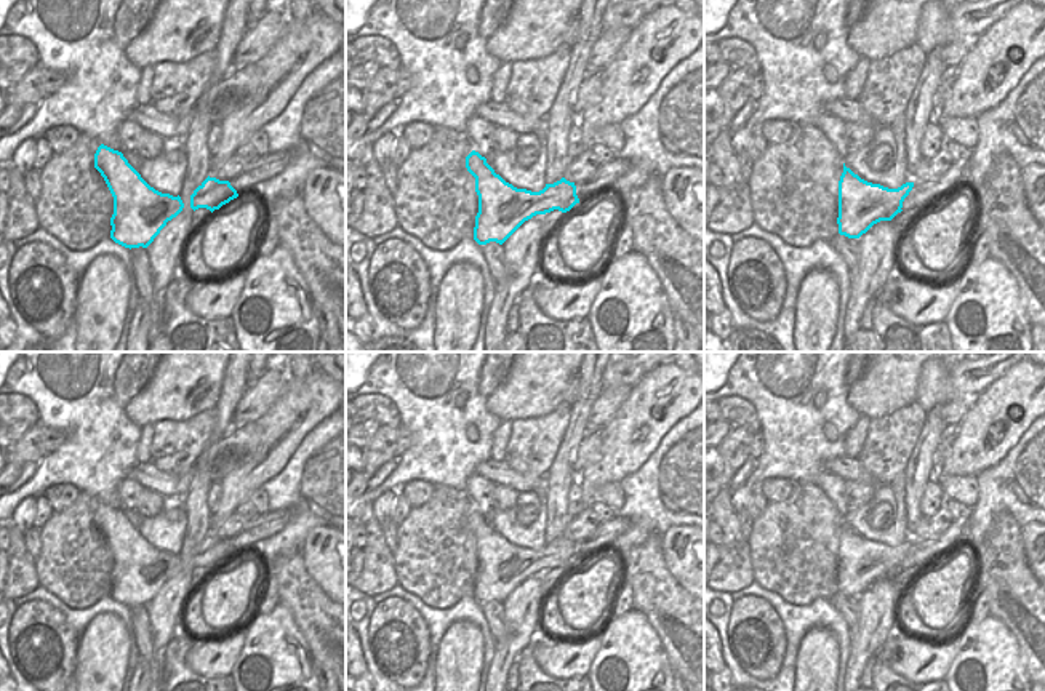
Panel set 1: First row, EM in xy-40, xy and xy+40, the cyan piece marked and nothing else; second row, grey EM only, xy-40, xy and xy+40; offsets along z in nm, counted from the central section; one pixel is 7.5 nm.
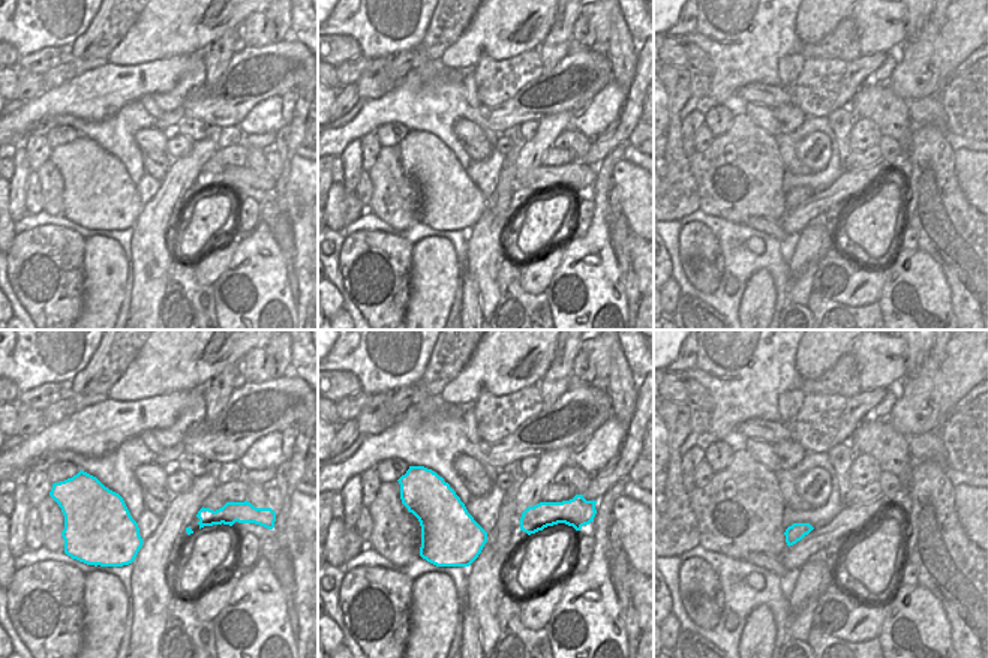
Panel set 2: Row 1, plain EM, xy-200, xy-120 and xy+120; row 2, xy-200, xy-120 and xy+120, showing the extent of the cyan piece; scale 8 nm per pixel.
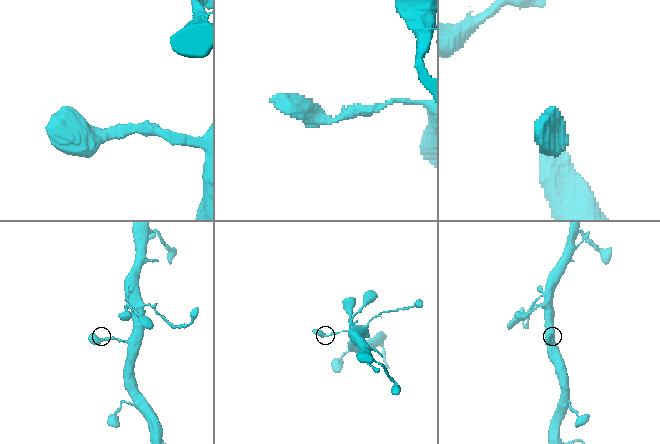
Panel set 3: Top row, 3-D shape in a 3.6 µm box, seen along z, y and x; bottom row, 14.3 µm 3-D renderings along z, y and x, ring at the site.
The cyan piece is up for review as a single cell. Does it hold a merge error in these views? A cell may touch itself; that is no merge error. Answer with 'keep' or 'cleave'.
keep

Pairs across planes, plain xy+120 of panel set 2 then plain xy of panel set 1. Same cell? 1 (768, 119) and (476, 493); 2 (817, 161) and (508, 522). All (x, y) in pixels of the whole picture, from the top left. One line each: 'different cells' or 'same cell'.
1: same cell
2: different cells

